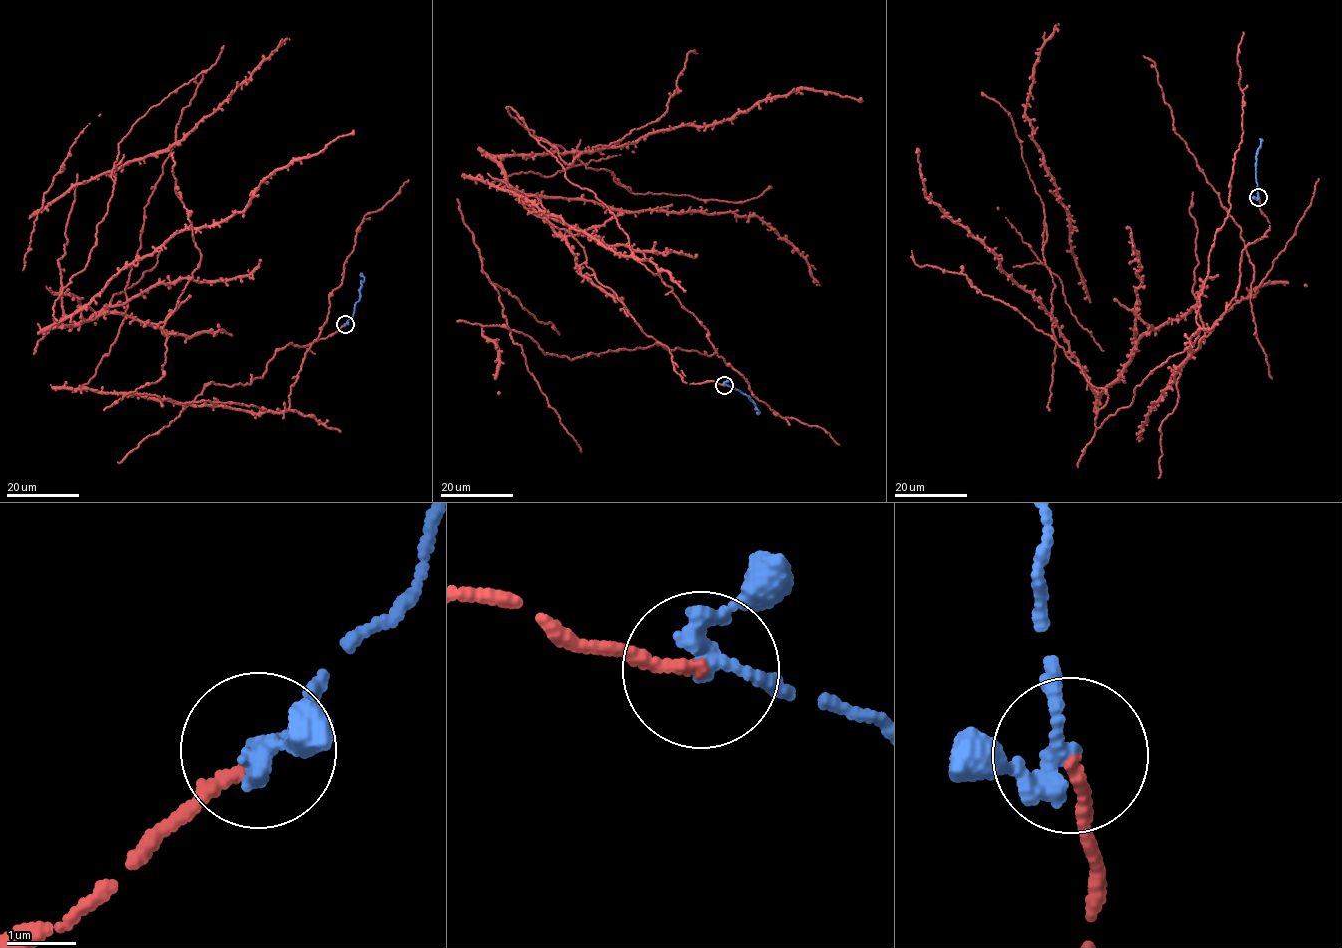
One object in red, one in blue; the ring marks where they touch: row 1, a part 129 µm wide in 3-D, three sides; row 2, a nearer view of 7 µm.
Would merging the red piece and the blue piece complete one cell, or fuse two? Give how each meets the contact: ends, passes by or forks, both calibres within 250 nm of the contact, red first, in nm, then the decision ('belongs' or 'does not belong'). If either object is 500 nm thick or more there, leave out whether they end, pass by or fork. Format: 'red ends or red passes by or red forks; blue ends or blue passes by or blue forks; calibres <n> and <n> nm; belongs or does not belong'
red ends; blue passes by; calibres 170 and 240 nm; belongs

